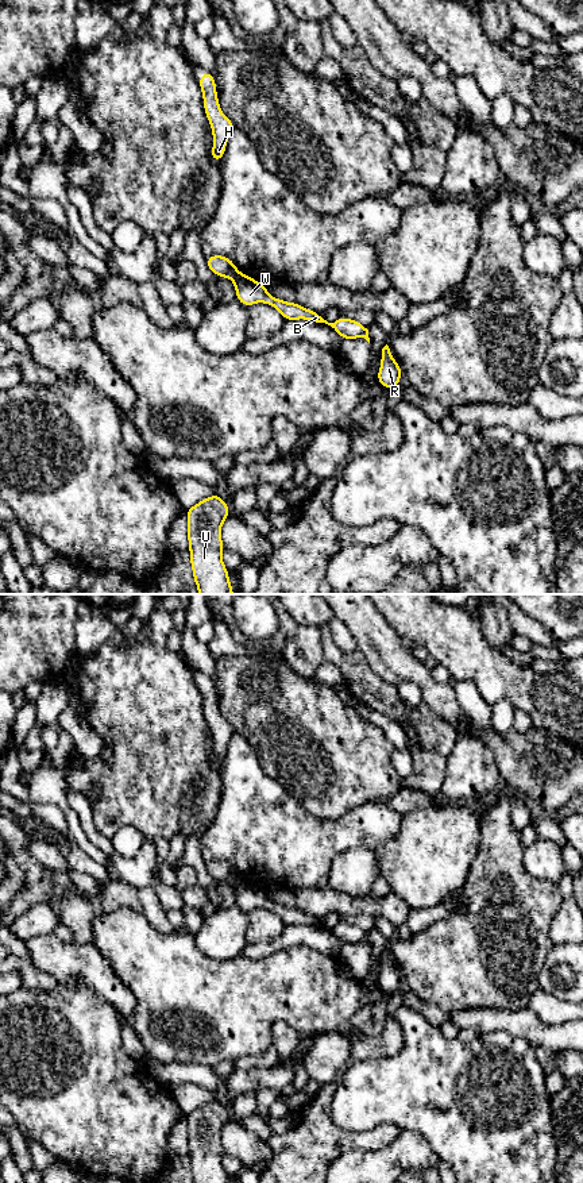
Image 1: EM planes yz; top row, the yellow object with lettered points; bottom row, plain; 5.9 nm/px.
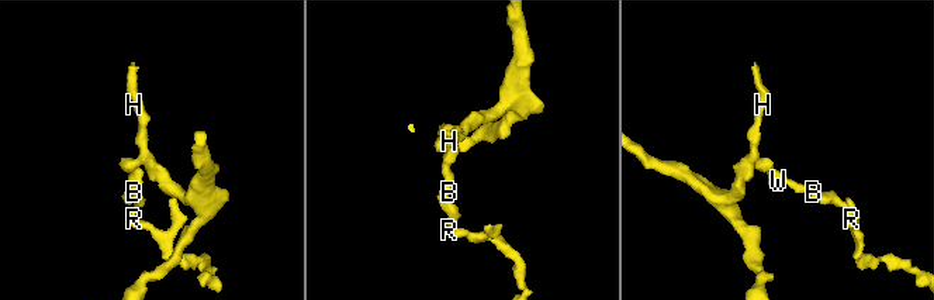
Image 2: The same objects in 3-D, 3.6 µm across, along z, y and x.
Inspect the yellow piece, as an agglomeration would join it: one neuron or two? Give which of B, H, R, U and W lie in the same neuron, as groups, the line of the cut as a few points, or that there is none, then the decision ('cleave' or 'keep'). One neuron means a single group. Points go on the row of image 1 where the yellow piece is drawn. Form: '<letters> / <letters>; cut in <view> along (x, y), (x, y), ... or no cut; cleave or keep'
B R W / H U; cut in yz along (238, 272), (231, 278); cleave

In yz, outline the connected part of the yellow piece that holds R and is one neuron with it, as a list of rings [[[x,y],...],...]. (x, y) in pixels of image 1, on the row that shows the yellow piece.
[[[387,344],[382,348],[381,359],[382,363],[378,370],[378,382],[383,388],[393,389],[397,385],[399,385],[402,373],[401,373],[401,366],[394,361]]]

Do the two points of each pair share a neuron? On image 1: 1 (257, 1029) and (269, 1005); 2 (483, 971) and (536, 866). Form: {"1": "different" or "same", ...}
{"1": "same", "2": "different"}

